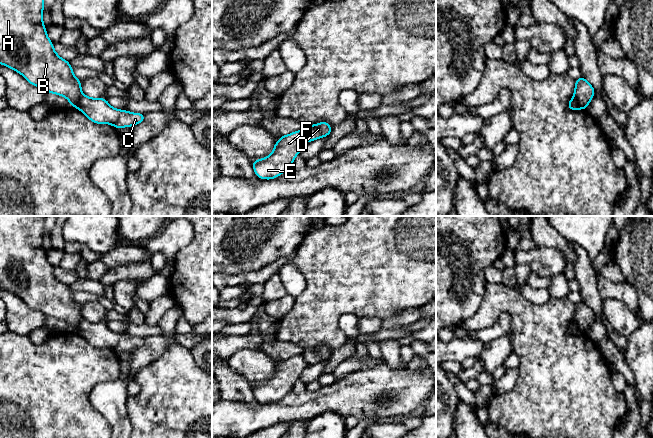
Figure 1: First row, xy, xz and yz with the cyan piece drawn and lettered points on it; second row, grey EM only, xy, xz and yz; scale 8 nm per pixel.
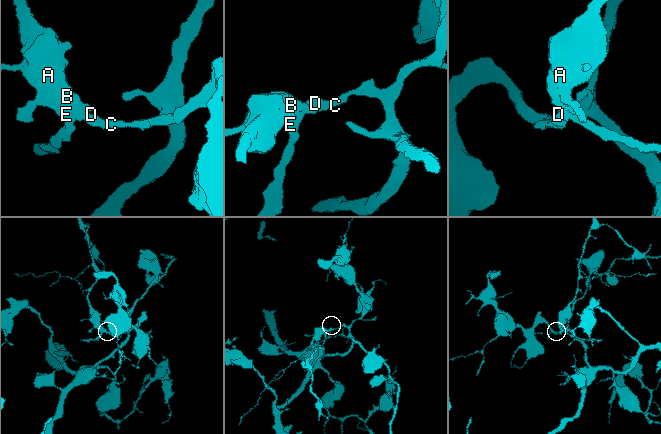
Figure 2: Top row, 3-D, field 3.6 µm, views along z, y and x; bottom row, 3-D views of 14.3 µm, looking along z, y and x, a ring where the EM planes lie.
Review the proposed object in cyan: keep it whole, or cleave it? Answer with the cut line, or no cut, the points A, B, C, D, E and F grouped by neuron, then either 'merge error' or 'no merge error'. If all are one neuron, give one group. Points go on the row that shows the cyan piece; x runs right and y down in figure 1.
cut yz (573, 96), (581, 108); groups A B E F / C D; merge error

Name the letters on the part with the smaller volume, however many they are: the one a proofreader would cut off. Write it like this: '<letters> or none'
A, B, E, F

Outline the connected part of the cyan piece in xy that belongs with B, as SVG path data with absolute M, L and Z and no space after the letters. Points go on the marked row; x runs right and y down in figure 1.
M0 0L0 65L20 73L29 84L47 93L64 96L76 108L83 96L81 80L73 75L70 62L55 52L43 24L43 9L44 0Z

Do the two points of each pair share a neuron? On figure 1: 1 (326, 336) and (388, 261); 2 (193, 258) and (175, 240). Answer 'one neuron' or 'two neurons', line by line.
1: one neuron
2: two neurons

